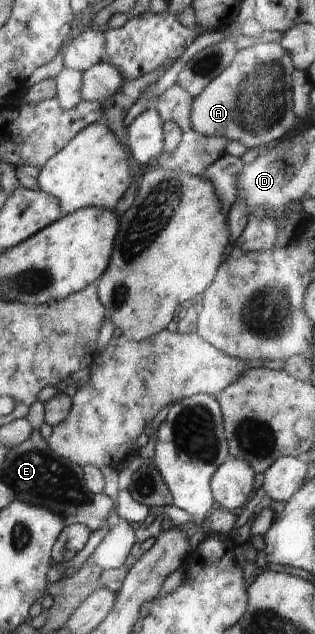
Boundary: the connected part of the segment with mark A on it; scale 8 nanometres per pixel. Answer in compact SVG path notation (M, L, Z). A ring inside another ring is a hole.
M270 42L256 44L244 50L237 50L234 60L224 68L198 96L193 98L190 122L200 136L222 136L229 142L240 142L246 149L260 148L260 144L270 144L282 140L296 124L296 114L292 106L292 66L289 52L281 44Z

